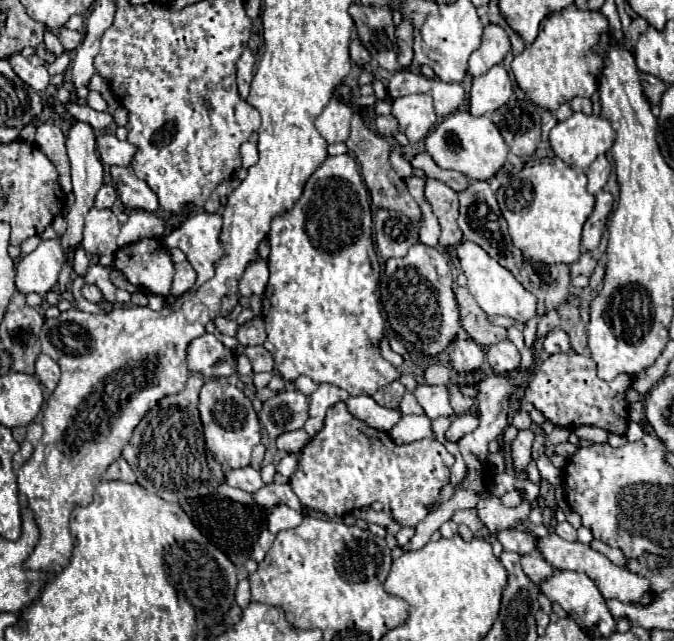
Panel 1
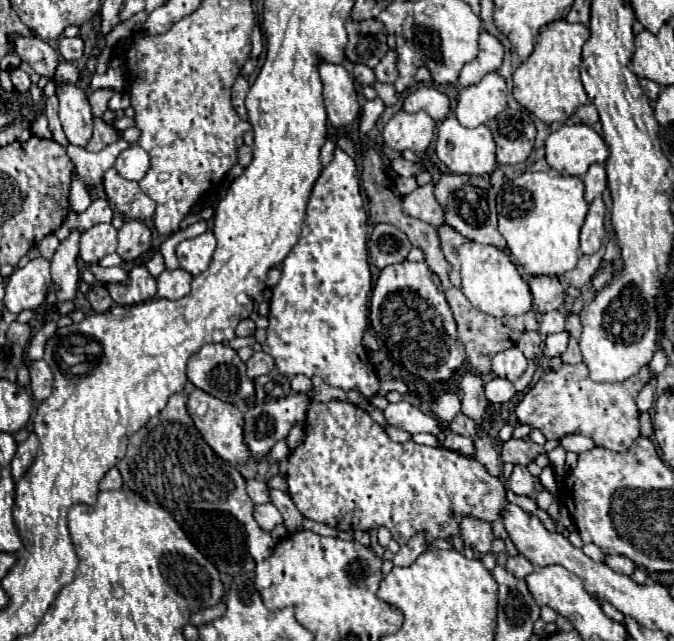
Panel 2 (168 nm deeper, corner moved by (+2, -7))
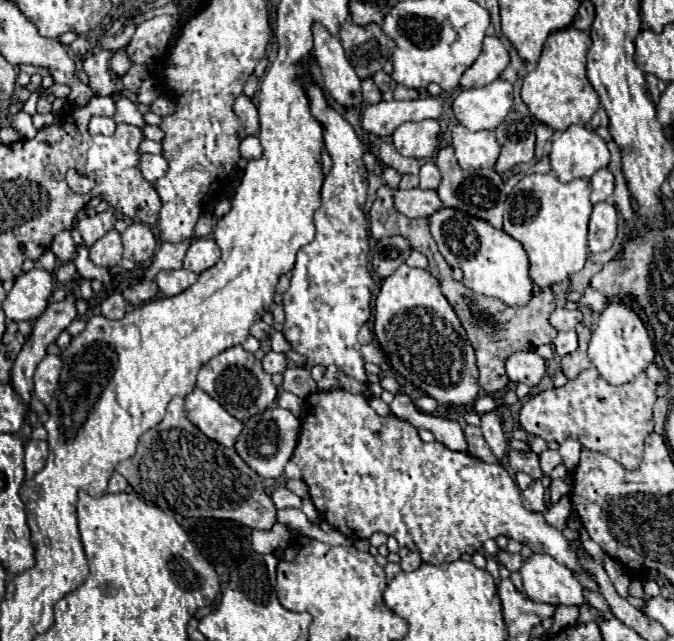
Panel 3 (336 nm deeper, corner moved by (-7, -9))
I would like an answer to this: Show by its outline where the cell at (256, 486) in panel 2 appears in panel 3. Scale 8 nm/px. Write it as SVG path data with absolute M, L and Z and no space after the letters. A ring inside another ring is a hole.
M279 486L273 490L271 500L277 508L299 508L301 506L301 498L295 496L291 490L287 490L285 486Z

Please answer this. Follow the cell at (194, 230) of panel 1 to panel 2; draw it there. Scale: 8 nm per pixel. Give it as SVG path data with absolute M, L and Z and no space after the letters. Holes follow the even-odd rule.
M204 232L192 240L182 240L176 246L176 256L180 260L180 268L190 272L192 276L202 274L214 254L216 248L216 238L212 232Z

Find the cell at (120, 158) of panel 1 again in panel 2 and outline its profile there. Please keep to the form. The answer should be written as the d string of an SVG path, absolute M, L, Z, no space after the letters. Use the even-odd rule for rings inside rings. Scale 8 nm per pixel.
M134 144L132 148L124 150L114 168L126 178L126 180L140 180L144 178L144 174L148 172L148 166L150 166L150 156L144 148L140 148L138 144Z

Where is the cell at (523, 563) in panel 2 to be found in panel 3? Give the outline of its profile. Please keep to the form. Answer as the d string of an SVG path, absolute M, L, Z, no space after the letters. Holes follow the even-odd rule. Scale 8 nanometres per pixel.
M501 550L501 552L497 554L497 558L499 558L499 562L501 562L509 572L521 570L521 566L525 564L525 560L523 560L521 554L509 554L509 552L505 552L505 550Z

